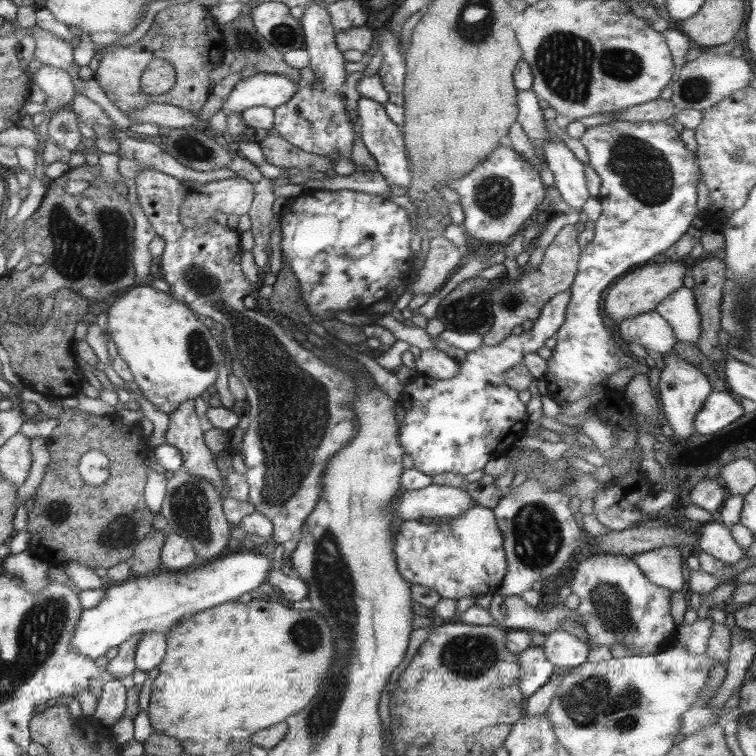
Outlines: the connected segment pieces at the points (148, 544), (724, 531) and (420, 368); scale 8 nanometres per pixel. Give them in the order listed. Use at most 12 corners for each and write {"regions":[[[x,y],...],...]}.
{"regions":[[[152,528],[127,560],[132,578],[159,566],[165,531]],[[704,523],[696,551],[703,551],[724,566],[744,556],[723,523]],[[435,348],[414,360],[418,377],[447,380],[457,374],[457,361]]]}

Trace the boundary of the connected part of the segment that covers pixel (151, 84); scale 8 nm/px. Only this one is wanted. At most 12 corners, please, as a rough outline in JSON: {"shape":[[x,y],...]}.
{"shape":[[153,59],[139,76],[148,95],[167,93],[175,83],[173,65]]}

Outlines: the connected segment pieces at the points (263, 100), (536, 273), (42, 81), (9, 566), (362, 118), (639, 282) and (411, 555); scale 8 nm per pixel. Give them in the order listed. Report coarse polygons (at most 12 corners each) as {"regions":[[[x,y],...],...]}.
{"regions":[[[256,72],[233,85],[206,124],[219,134],[225,114],[274,109],[298,87],[287,76]],[[575,226],[553,233],[537,269],[490,292],[483,346],[535,322],[571,286],[581,252]],[[43,65],[32,75],[48,113],[74,97],[65,70]],[[28,550],[3,559],[3,572],[29,594],[45,588],[49,564]],[[360,96],[363,146],[387,185],[411,182],[400,129],[383,105]],[[683,260],[646,264],[623,275],[603,300],[607,317],[655,311],[683,286]],[[491,509],[407,520],[393,552],[407,582],[451,600],[493,595],[505,574]]]}

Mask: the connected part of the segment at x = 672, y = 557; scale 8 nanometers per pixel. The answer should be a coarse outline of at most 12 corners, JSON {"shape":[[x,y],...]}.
{"shape":[[675,545],[631,554],[651,584],[683,588],[681,555]]}

